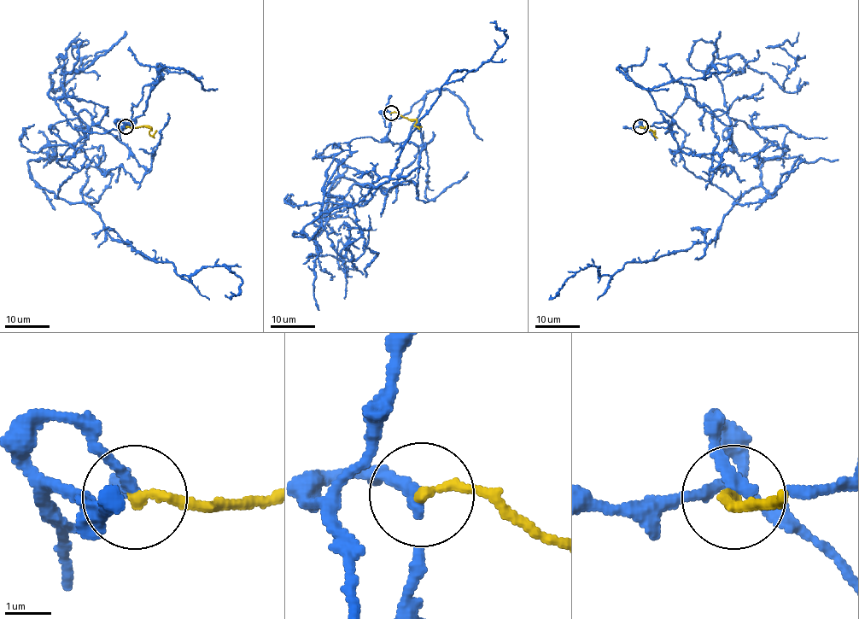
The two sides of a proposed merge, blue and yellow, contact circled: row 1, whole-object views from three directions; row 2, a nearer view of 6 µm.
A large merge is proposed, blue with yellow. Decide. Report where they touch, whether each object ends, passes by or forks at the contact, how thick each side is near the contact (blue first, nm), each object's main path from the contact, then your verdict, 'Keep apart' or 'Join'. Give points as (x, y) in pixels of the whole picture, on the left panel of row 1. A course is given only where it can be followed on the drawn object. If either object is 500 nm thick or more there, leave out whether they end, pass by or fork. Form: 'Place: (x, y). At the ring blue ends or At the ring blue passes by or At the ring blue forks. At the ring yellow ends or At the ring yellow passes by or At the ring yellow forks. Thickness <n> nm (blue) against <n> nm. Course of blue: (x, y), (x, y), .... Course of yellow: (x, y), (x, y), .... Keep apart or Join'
Place: (125, 126). At the ring blue passes by. At the ring yellow ends. Thickness 200 nm (blue) against 240 nm. Course of blue: (125, 125), (55, 101), (105, 114), (29, 177), (180, 276), (230, 269), (224, 294). Course of yellow: (125, 127), (150, 127), (151, 135), (156, 131). Keep apart

